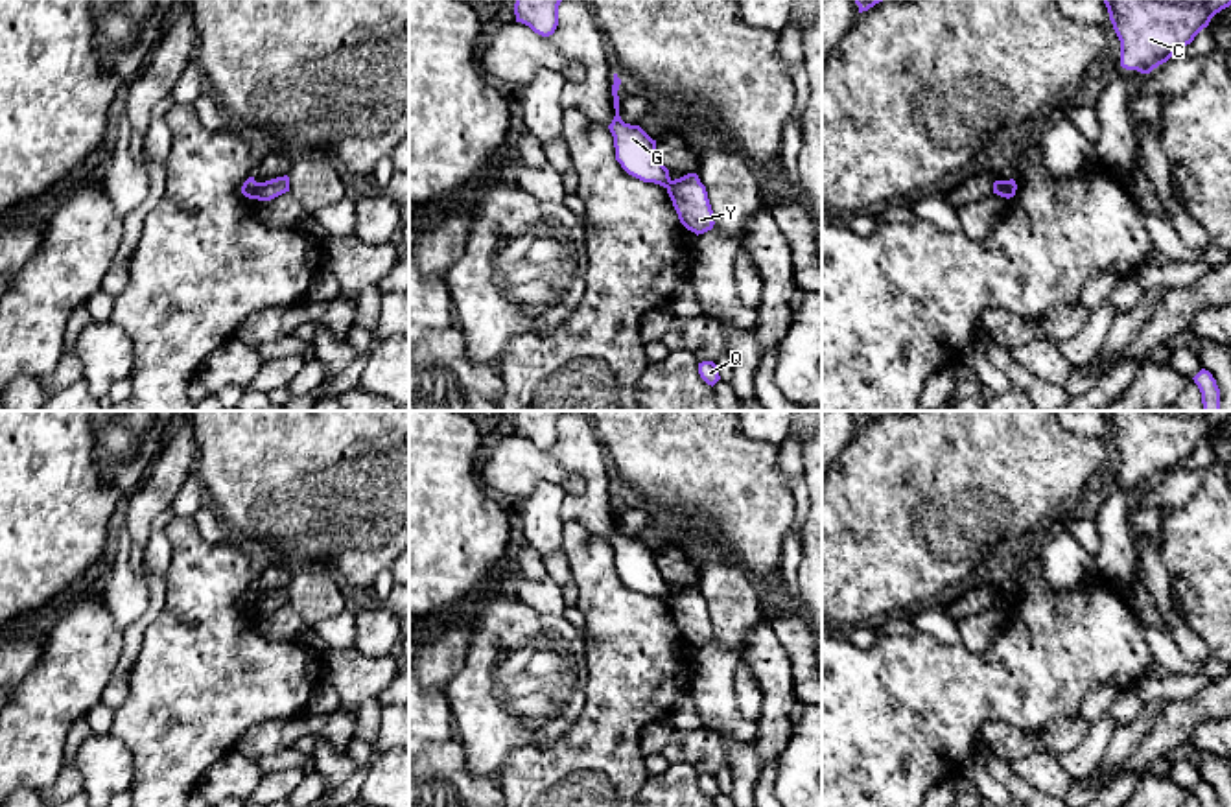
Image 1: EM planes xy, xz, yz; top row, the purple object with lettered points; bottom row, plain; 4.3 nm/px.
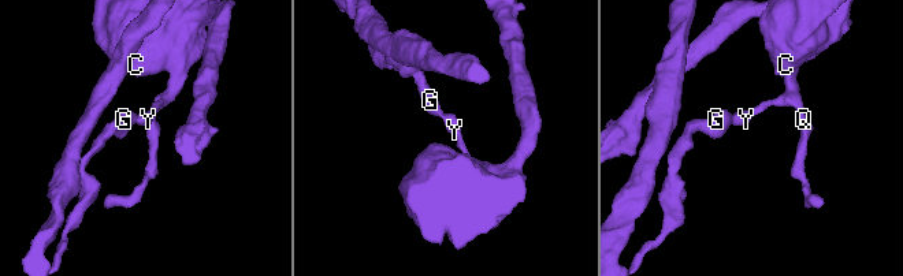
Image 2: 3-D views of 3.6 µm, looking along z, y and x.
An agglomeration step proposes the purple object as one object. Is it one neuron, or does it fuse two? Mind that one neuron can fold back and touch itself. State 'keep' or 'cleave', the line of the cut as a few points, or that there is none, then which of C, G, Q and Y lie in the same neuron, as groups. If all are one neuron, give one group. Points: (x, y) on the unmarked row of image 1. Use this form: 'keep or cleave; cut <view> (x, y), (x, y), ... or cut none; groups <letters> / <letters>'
cleave; cut xy (257, 596), (253, 610); groups C Q Y / G

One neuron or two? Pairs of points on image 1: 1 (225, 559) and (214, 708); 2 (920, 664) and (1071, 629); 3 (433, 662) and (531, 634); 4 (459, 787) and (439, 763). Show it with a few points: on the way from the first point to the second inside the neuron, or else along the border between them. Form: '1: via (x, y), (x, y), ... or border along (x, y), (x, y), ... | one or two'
1: via (214, 596), (214, 671) | one
2: via (957, 669), (1034, 666) | one
3: border along (467, 631), (467, 660), (445, 690) | two
4: via (454, 782), (441, 769) | one

